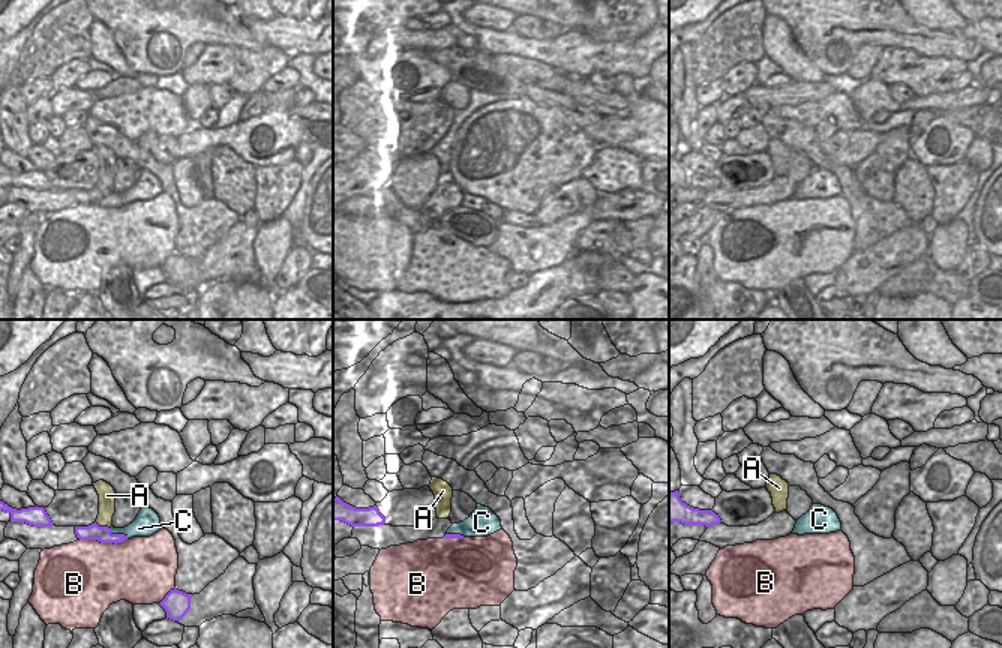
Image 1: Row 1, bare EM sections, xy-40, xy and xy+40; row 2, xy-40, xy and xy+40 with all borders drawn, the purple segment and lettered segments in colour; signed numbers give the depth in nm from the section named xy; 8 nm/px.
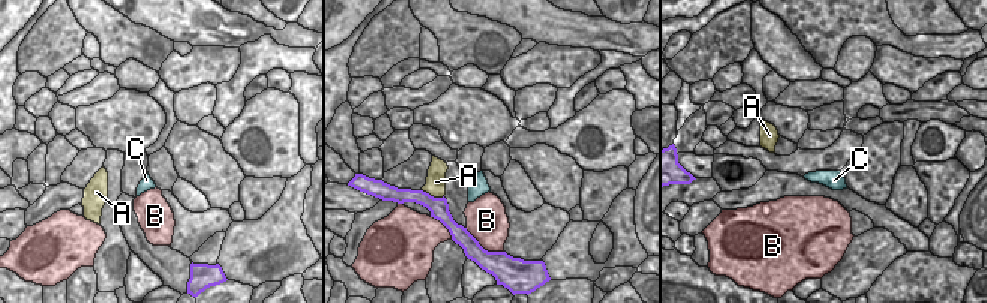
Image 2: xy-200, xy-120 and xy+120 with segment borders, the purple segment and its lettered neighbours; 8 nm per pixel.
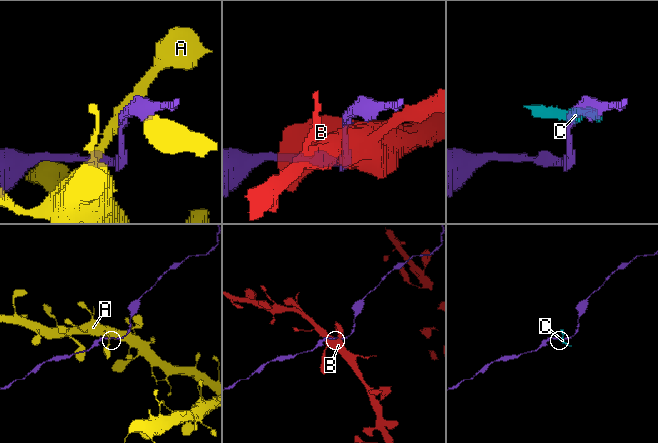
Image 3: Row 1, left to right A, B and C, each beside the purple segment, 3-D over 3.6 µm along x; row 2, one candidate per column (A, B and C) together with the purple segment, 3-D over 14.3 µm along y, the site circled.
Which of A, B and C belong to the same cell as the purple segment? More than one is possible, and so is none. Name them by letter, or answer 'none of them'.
none of them

